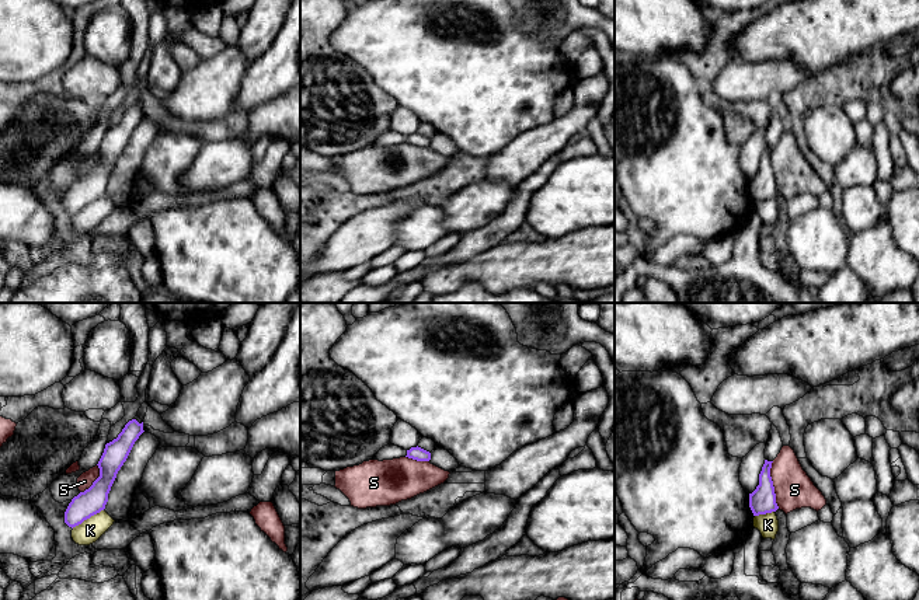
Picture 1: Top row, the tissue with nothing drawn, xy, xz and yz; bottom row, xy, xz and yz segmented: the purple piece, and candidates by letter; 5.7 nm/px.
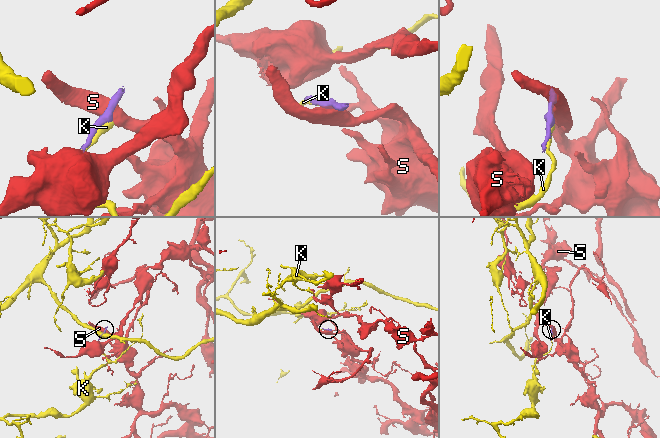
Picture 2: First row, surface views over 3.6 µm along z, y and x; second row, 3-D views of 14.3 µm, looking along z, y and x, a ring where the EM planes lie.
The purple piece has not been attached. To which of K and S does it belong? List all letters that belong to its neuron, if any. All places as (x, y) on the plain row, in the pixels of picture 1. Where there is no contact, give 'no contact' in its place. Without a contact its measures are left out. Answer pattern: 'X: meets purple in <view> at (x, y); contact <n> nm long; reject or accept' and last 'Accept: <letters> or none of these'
K: meets purple in xy at (87, 203); contact 220 nm long; reject
S: meets purple in yz at (772, 171); contact 280 nm long; reject
Accept: none of these

